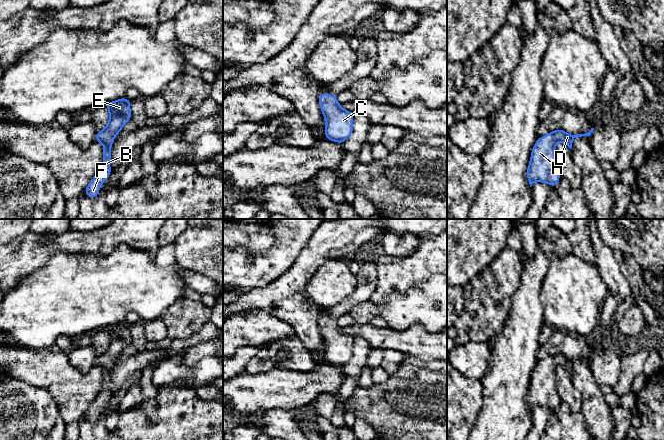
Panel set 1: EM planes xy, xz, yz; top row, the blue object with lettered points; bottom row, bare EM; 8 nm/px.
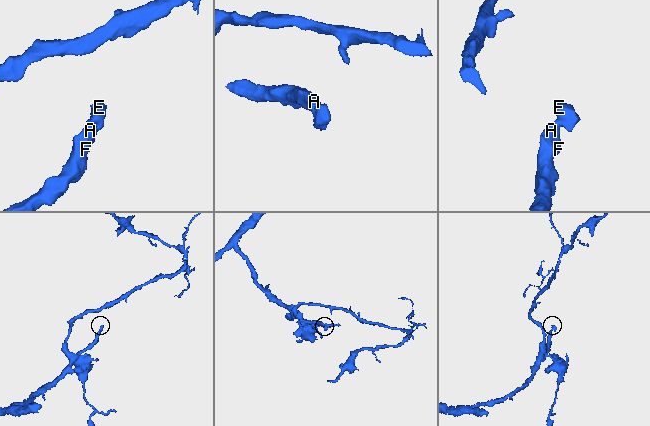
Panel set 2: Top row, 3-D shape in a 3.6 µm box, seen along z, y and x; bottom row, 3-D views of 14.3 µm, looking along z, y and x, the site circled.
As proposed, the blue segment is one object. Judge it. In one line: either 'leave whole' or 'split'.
leave whole

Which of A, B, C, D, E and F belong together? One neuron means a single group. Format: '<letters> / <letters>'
A B C D E F

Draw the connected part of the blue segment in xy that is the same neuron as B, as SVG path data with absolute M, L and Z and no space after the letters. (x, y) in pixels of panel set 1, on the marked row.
M124 97L104 105L104 107L109 110L109 123L103 130L98 131L95 137L95 141L104 145L103 164L90 184L83 190L91 199L95 199L98 196L102 183L107 180L111 174L110 148L114 142L114 137L120 133L123 125L131 119L130 104L131 101Z

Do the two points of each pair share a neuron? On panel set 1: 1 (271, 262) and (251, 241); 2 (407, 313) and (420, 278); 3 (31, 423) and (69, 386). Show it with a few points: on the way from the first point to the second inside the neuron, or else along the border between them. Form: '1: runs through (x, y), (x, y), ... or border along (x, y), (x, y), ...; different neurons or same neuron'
1: border along (274, 235), (274, 243), (266, 250), (237, 248); different neurons
2: runs through (407, 304), (407, 297), (417, 287); same neuron
3: border along (35, 387), (44, 389), (51, 396), (60, 414); different neurons

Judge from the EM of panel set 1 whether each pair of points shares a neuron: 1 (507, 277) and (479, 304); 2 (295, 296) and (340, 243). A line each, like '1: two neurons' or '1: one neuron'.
1: one neuron
2: one neuron

